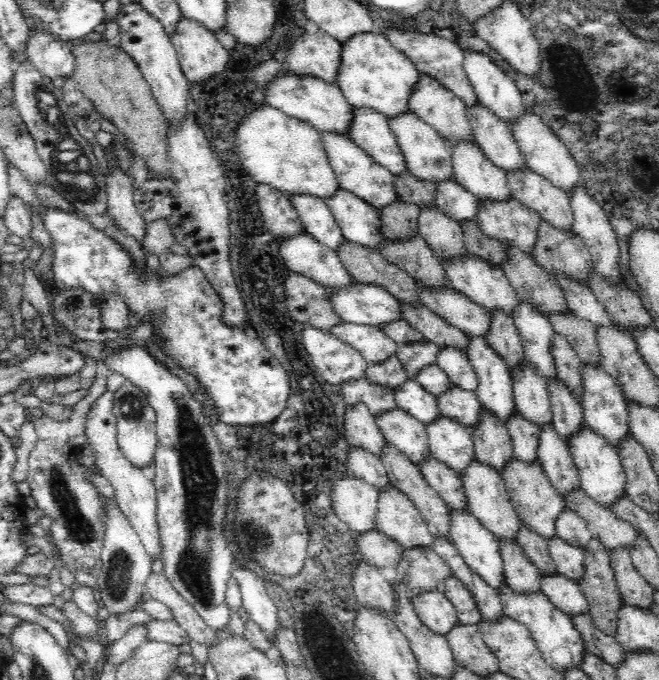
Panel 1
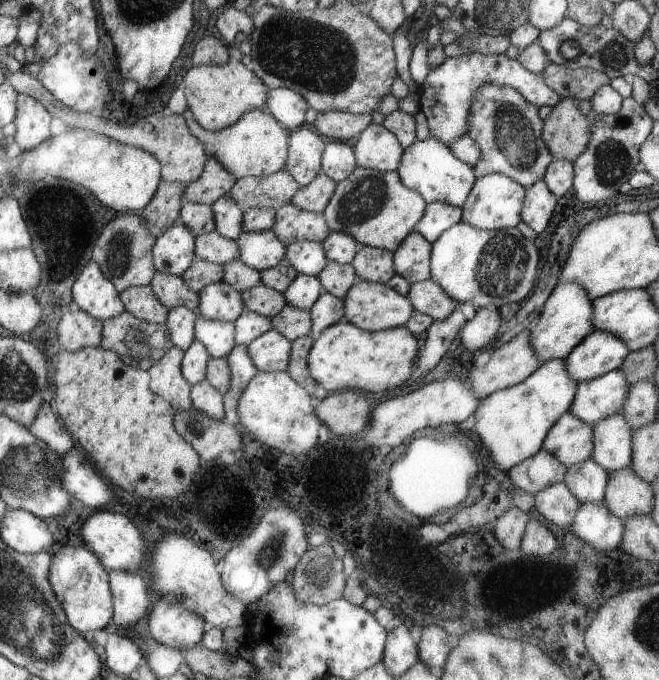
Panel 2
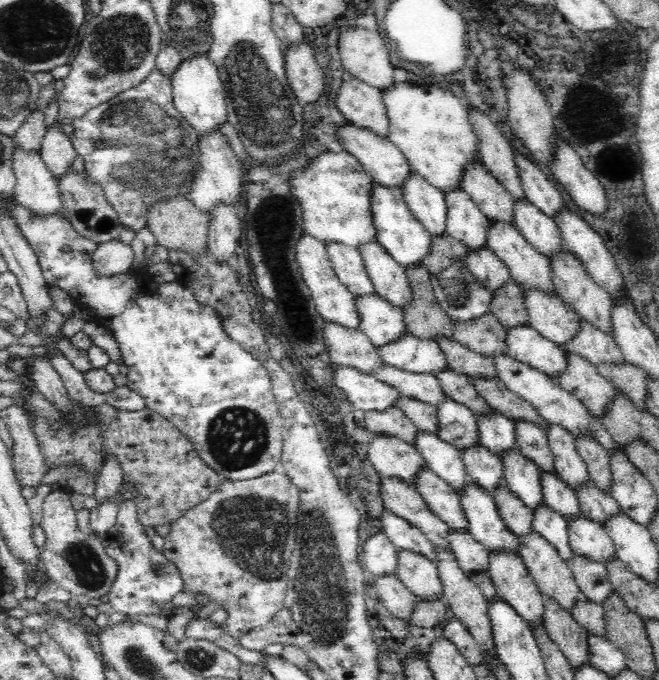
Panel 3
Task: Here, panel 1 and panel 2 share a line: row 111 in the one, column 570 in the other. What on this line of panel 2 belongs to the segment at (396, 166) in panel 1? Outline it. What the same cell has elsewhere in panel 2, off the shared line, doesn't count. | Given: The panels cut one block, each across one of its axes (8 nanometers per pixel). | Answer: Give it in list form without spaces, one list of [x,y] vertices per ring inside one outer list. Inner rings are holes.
[[[595,330],[565,358],[566,370],[579,384],[620,369],[628,353],[628,346],[620,338]]]

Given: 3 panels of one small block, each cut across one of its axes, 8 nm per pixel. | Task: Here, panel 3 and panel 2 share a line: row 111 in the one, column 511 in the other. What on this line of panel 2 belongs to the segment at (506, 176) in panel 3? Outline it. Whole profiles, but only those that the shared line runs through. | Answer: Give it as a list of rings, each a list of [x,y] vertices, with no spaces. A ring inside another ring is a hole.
[[[542,448],[519,465],[513,466],[508,472],[508,478],[516,488],[533,496],[553,484],[561,483],[566,470],[568,467],[563,462]]]

